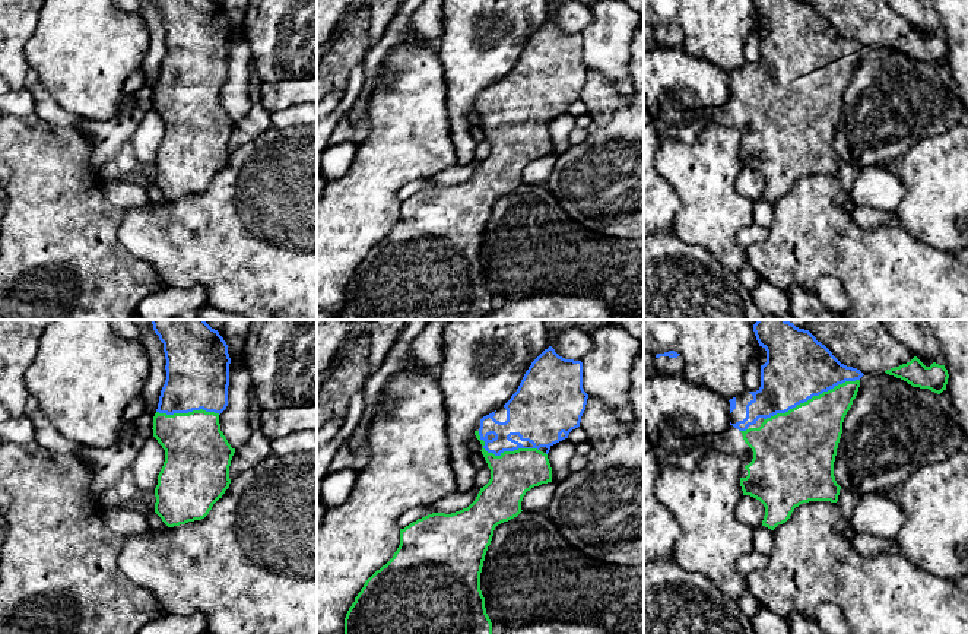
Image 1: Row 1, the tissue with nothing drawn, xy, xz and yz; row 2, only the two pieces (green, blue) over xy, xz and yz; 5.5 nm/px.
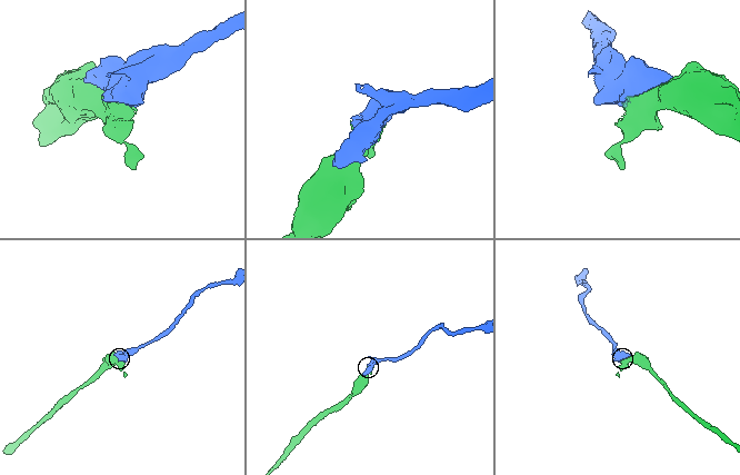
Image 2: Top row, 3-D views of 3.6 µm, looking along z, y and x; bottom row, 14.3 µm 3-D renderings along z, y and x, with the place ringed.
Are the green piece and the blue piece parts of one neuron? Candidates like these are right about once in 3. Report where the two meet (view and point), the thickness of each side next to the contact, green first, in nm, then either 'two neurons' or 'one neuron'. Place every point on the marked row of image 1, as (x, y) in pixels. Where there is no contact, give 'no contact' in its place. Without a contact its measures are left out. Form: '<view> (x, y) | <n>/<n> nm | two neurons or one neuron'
yz (812, 398) | 380/360 nm | one neuron

